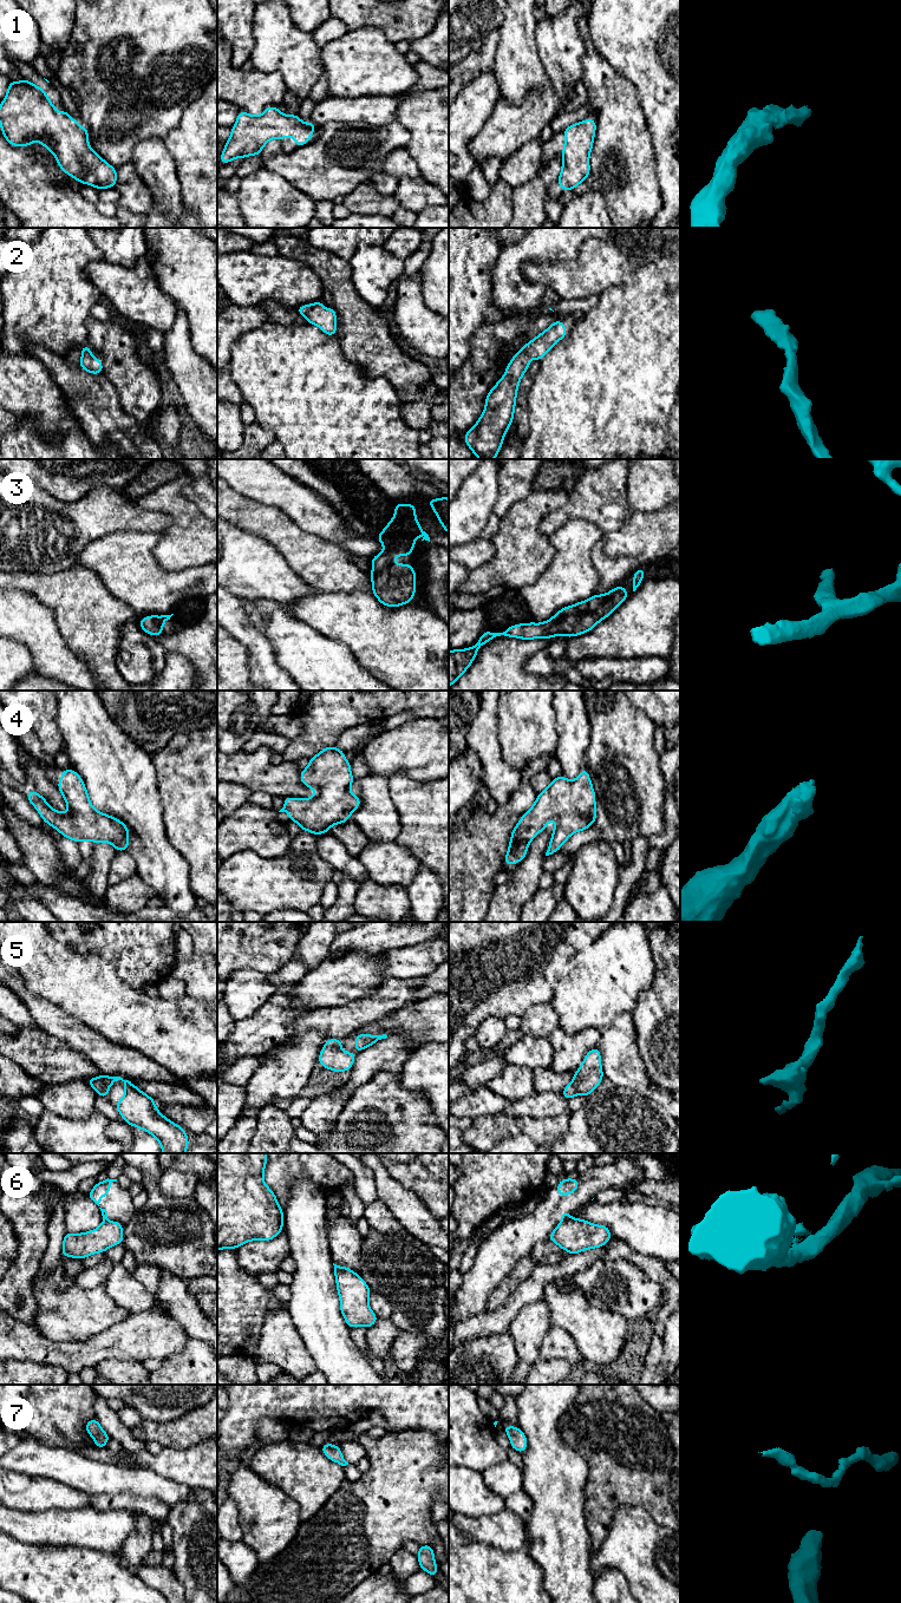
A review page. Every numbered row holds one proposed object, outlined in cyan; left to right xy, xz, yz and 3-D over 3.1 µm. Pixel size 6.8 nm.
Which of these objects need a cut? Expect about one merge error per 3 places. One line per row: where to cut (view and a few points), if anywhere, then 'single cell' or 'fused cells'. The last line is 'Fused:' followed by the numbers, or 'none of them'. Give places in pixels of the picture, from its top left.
1: no cut | single cell
2: no cut | single cell
3: no cut | single cell
4: no cut | single cell
5: no cut | single cell
6: yz (567, 1218), (562, 1222) | fused cells
7: no cut | single cell
Fused: 6

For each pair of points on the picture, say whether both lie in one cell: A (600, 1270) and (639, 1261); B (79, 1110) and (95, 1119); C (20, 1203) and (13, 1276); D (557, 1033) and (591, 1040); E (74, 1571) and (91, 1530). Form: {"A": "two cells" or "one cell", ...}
{"A": "two cells", "B": "two cells", "C": "one cell", "D": "one cell", "E": "two cells"}

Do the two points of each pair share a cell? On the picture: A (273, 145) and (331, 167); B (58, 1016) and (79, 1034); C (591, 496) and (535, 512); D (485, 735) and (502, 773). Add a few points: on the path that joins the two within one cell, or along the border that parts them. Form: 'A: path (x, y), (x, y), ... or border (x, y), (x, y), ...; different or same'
A: path (286, 161), (292, 167), (315, 167); same
B: path (63, 1021), (74, 1029); same
C: border (566, 490), (568, 499), (542, 518); different
D: path (485, 745), (493, 764); same

